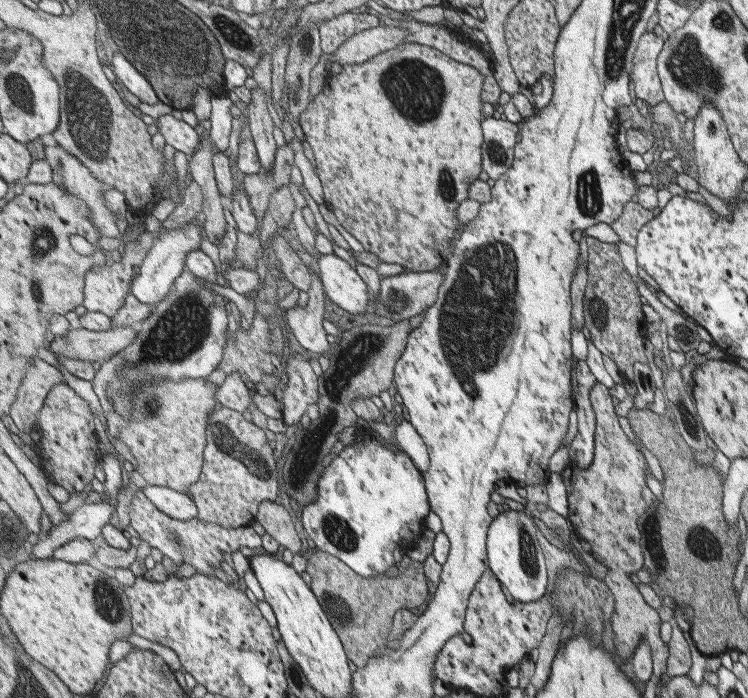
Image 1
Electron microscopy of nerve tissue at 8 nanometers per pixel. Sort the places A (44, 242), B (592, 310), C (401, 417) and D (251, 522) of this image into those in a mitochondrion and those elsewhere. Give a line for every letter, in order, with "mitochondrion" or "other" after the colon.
A: mitochondrion
B: mitochondrion
C: other
D: other

